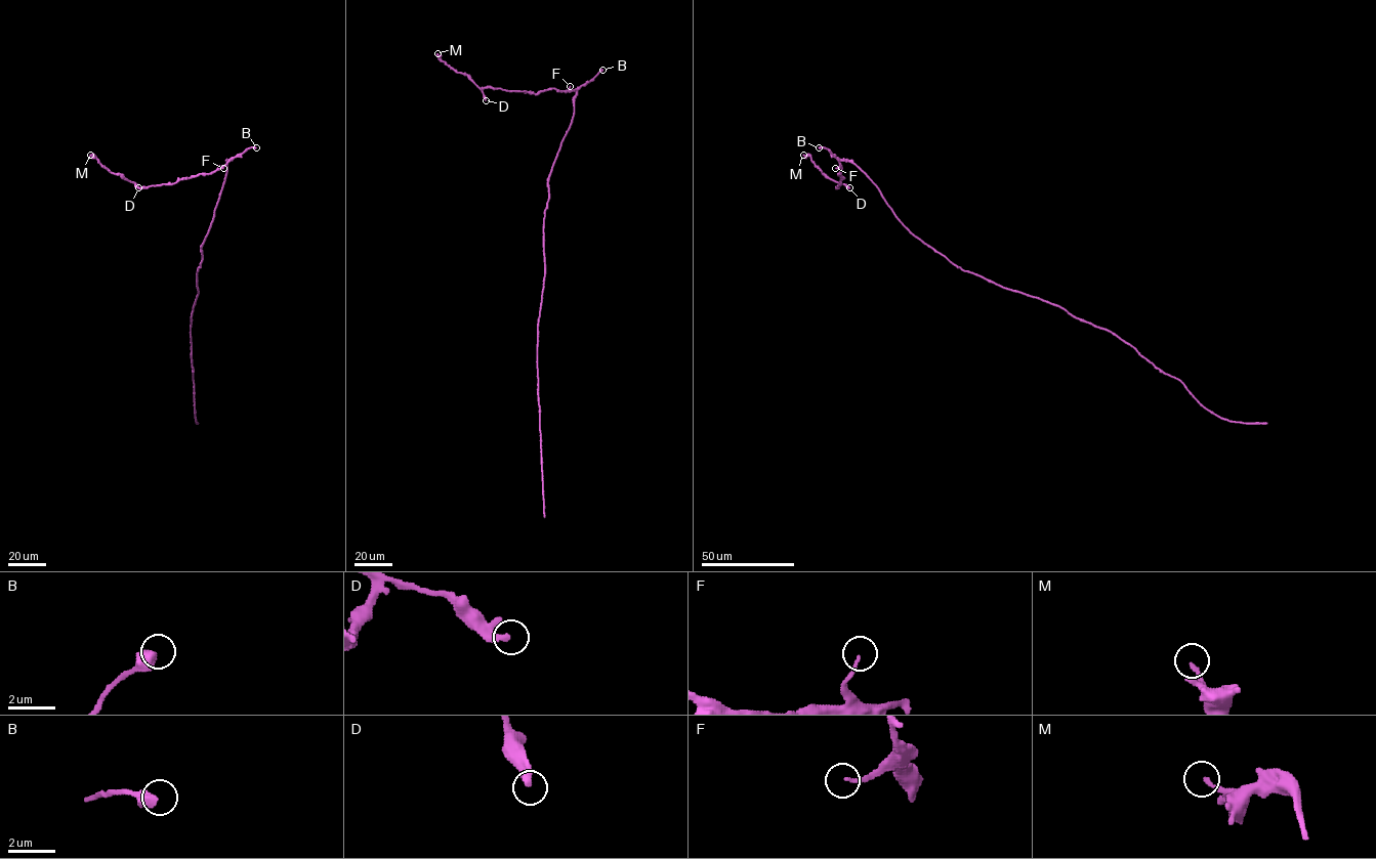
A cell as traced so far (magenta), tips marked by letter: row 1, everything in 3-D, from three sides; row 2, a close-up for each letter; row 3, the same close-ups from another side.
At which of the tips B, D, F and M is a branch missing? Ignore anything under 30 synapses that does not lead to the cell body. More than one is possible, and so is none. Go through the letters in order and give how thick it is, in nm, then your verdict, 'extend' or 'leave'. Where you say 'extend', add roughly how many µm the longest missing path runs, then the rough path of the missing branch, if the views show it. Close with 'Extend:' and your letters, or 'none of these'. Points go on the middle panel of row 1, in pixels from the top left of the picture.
B: 550 nm | leave
D: 220 nm | leave
F: 120 nm | leave
M: 170 nm | leave
Extend: none of these

